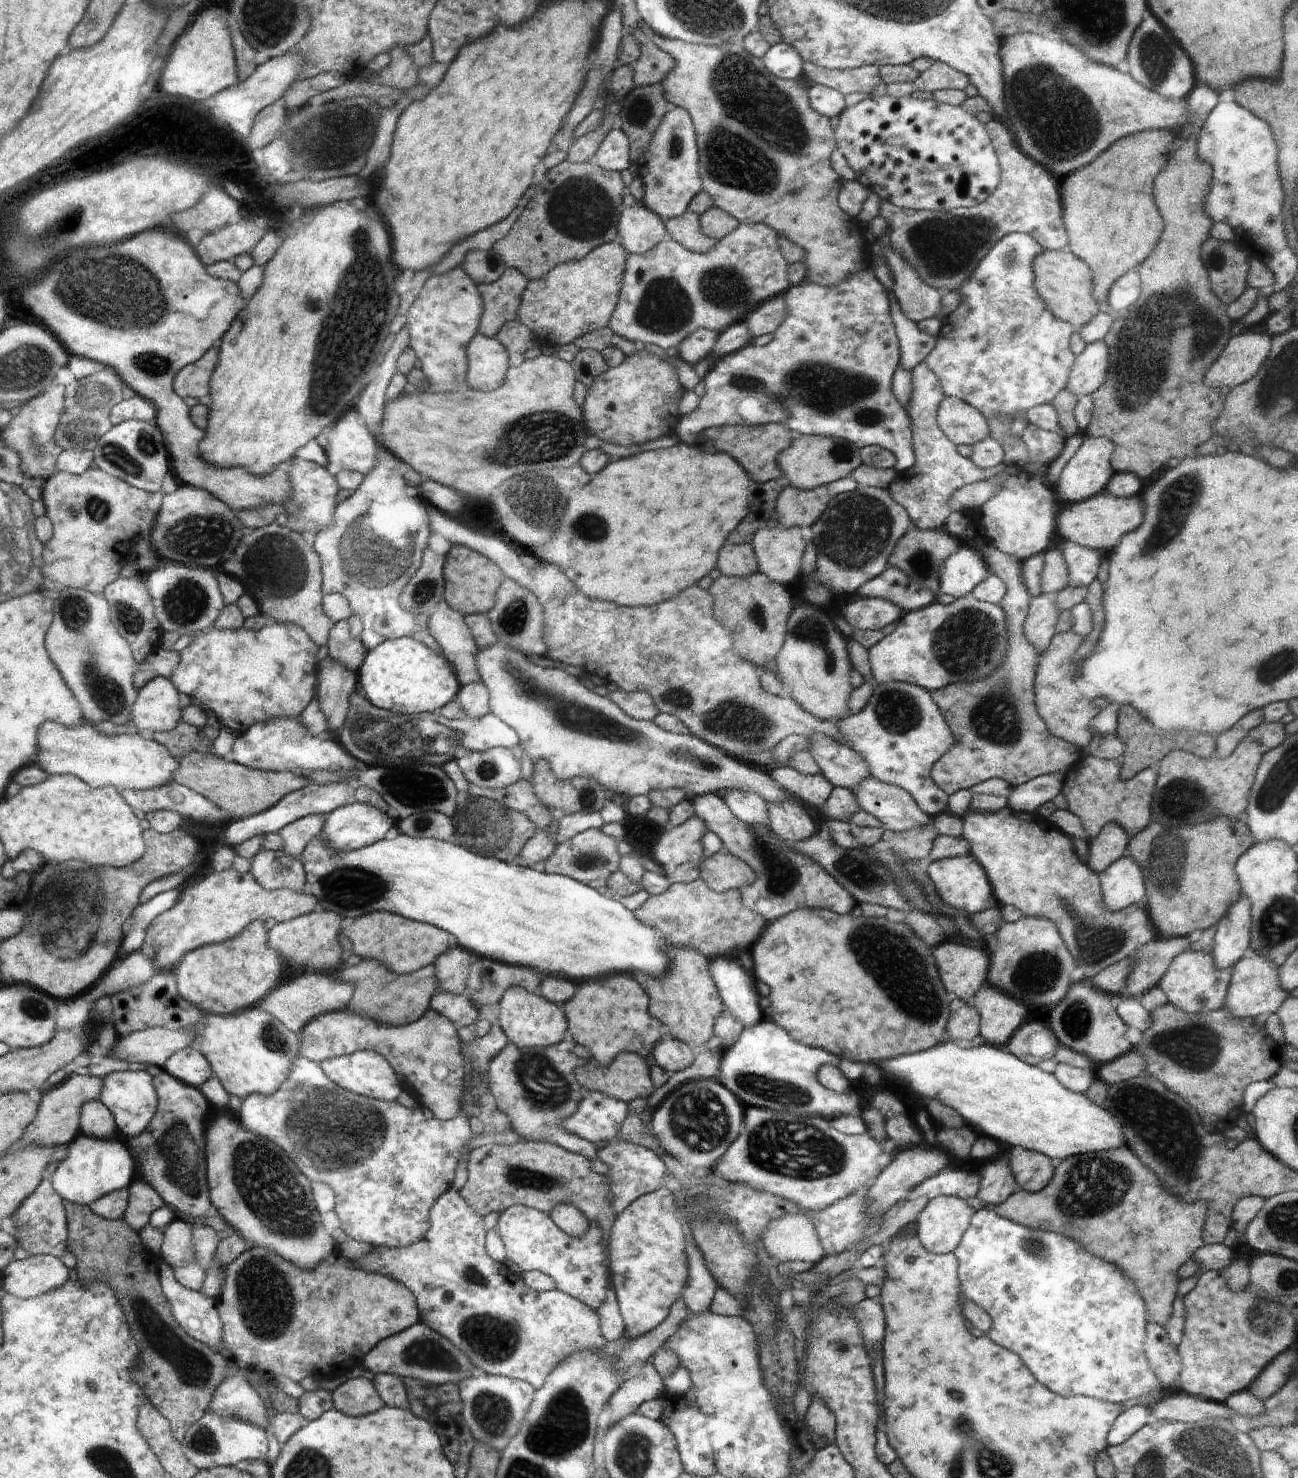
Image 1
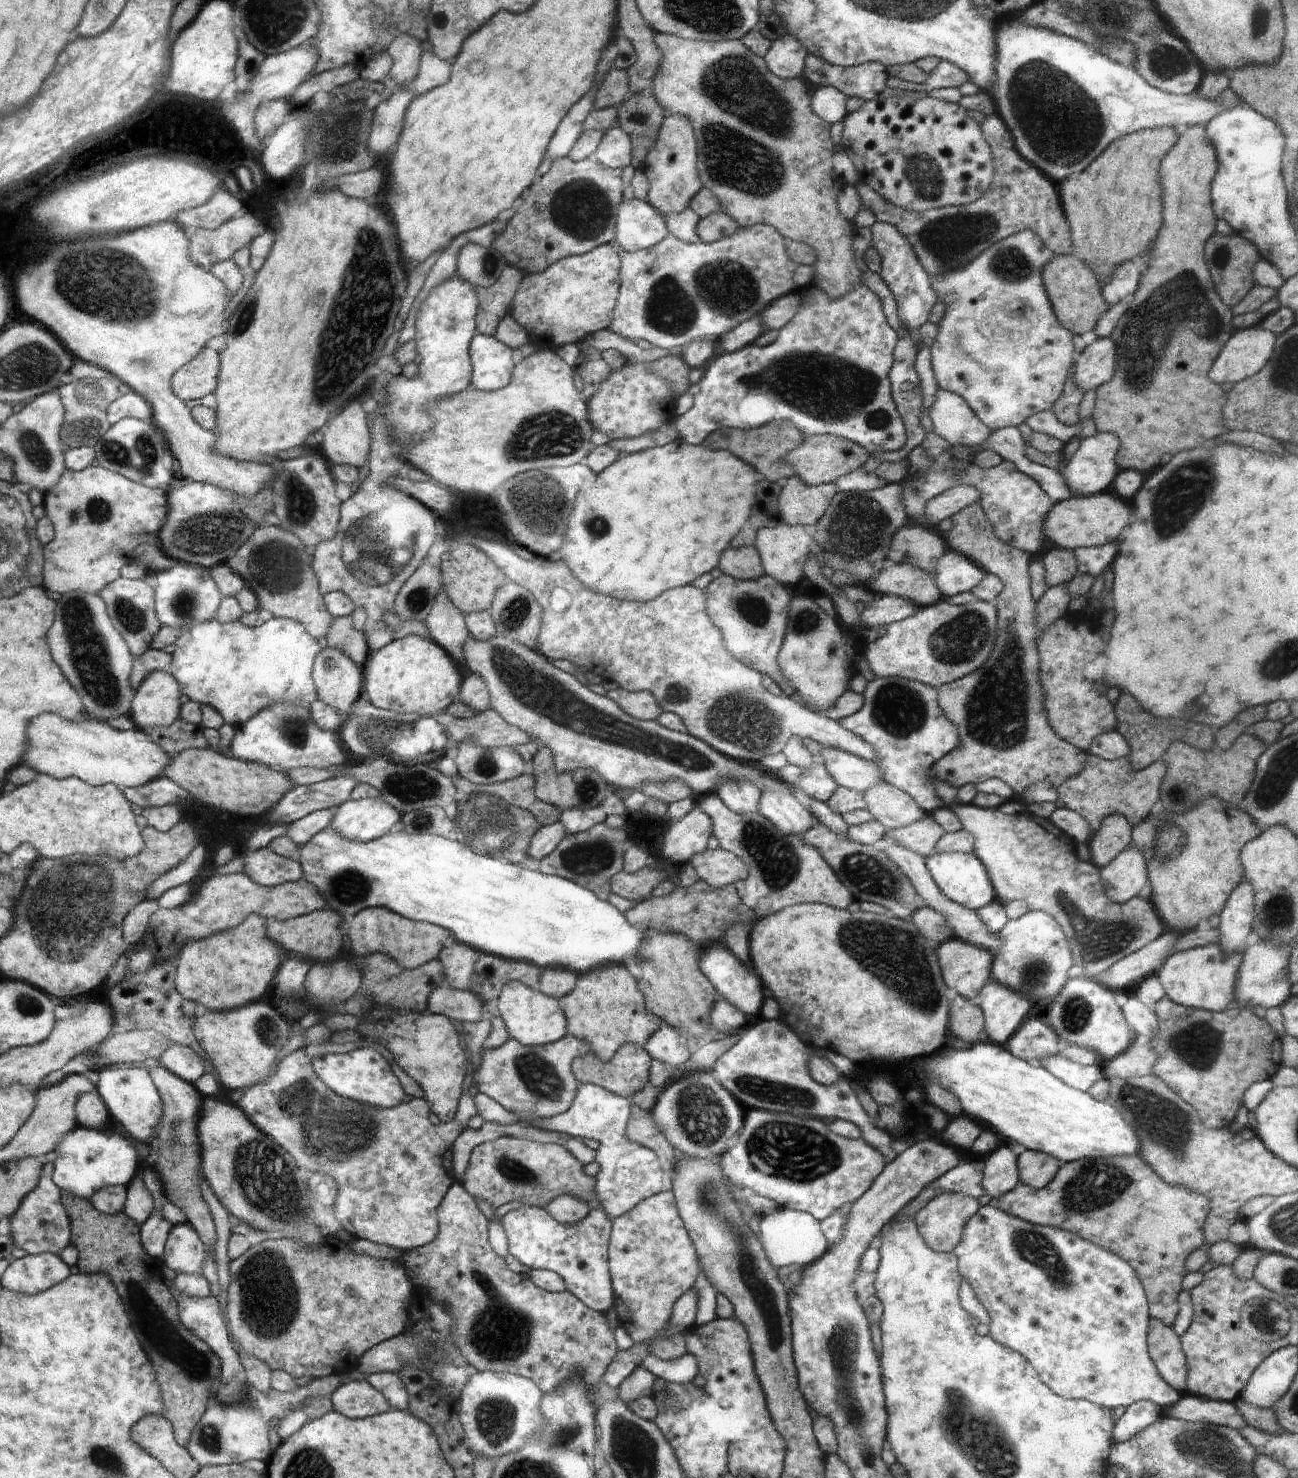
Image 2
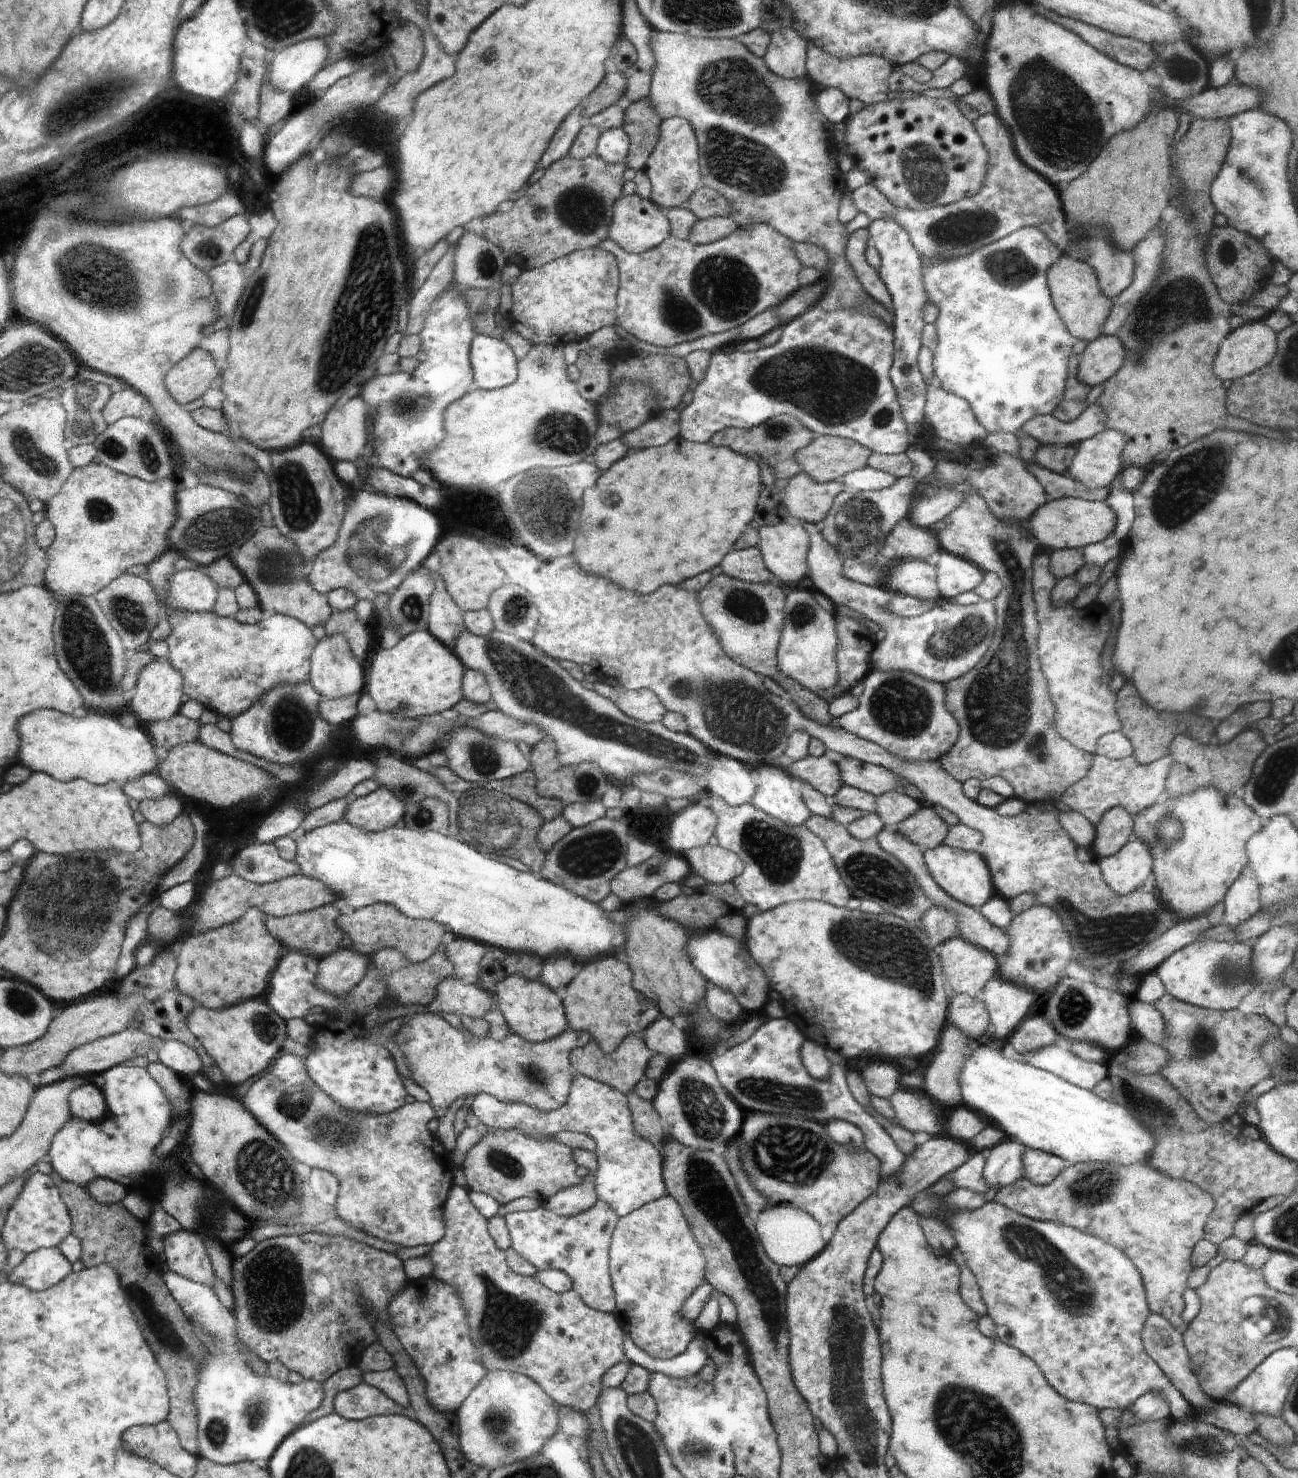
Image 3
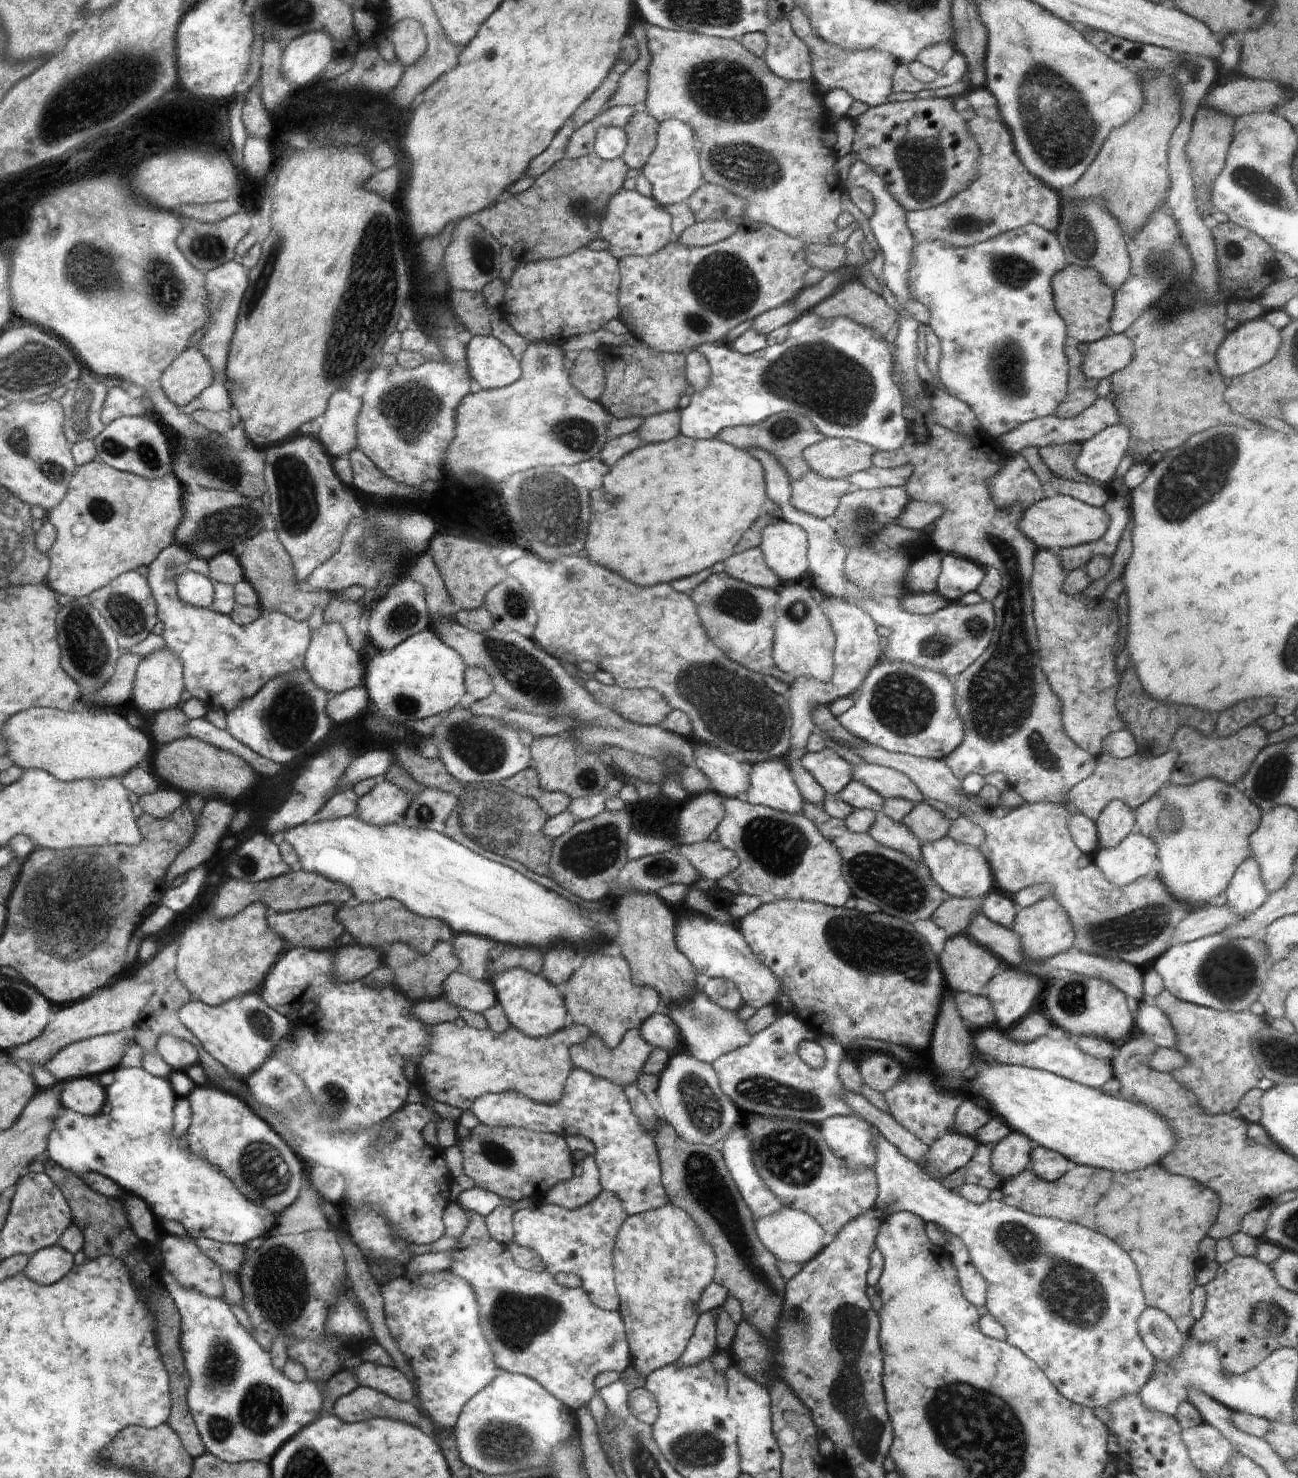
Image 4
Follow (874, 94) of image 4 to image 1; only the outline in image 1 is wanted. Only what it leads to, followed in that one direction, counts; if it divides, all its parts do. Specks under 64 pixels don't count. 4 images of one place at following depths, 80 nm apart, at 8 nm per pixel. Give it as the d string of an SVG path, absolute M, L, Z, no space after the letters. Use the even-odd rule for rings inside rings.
M806 61L803 63L803 77L815 84L835 88L844 95L864 93L871 96L874 88L882 82L879 67L876 65L864 65L855 69L828 70L826 67Z

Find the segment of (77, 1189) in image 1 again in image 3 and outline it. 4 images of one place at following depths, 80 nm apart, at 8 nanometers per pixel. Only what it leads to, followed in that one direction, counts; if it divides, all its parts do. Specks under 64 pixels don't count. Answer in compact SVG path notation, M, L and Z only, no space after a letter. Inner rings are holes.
M136 1064L116 1065L112 1069L106 1070L102 1075L106 1082L100 1087L100 1090L104 1095L110 1116L105 1116L96 1123L72 1116L70 1122L63 1126L62 1130L53 1138L47 1157L52 1168L61 1174L64 1180L83 1187L93 1181L93 1178L98 1177L114 1180L127 1188L144 1188L148 1181L152 1181L156 1177L160 1182L156 1188L160 1206L181 1224L184 1231L201 1233L202 1235L207 1233L222 1242L226 1248L233 1245L237 1240L248 1236L247 1233L250 1228L254 1227L254 1224L250 1224L248 1222L250 1218L244 1216L244 1213L233 1204L228 1204L217 1188L212 1188L210 1184L204 1184L202 1180L194 1178L182 1164L178 1164L176 1157L154 1156L156 1146L162 1142L166 1130L172 1126L173 1110L162 1087L148 1074L145 1066Z

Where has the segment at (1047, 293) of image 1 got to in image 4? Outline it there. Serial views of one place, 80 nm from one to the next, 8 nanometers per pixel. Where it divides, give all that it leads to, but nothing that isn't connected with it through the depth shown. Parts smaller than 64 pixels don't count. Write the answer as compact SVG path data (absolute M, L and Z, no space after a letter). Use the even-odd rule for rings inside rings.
M1067 266L1052 277L1055 307L1067 326L1067 336L1076 343L1090 344L1112 334L1112 318L1115 296L1106 286L1097 270L1084 266Z

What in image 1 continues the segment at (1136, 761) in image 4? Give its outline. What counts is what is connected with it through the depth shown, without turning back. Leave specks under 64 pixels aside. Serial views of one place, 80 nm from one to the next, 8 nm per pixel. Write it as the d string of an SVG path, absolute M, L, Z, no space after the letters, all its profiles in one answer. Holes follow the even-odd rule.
M1086 753L1078 760L1076 768L1068 772L1068 780L1063 782L1062 792L1069 810L1082 821L1086 840L1095 837L1108 823L1120 825L1132 836L1152 822L1150 805L1157 781L1157 767L1148 767L1129 779L1119 777L1120 769L1119 760L1101 759Z

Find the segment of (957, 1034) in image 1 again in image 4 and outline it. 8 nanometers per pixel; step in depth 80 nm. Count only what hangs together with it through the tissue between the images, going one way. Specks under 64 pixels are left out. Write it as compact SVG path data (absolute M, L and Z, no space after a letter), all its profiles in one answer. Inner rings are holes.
M959 992L955 994L954 998L960 1016L966 1022L970 1022L972 1031L995 1026L995 1010L989 998L984 996L984 993L976 996Z

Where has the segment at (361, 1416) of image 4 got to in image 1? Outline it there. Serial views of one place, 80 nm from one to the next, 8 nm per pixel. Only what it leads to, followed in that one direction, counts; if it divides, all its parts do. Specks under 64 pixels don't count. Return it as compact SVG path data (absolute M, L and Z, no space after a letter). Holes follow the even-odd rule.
M363 1377L349 1378L335 1388L331 1395L334 1409L350 1416L370 1414L386 1406L374 1382Z

